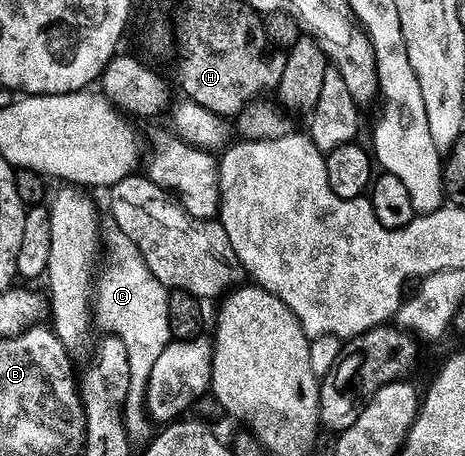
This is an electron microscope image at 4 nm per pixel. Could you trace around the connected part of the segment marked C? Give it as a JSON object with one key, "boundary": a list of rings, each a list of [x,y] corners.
{"boundary":[[[111,229],[110,263],[101,267],[96,278],[96,289],[92,294],[92,318],[107,335],[119,338],[127,352],[130,369],[130,391],[126,396],[124,421],[126,433],[131,439],[149,439],[152,434],[151,419],[144,405],[146,381],[152,364],[160,352],[172,341],[168,328],[168,287],[148,268],[140,252],[117,229]]]}

